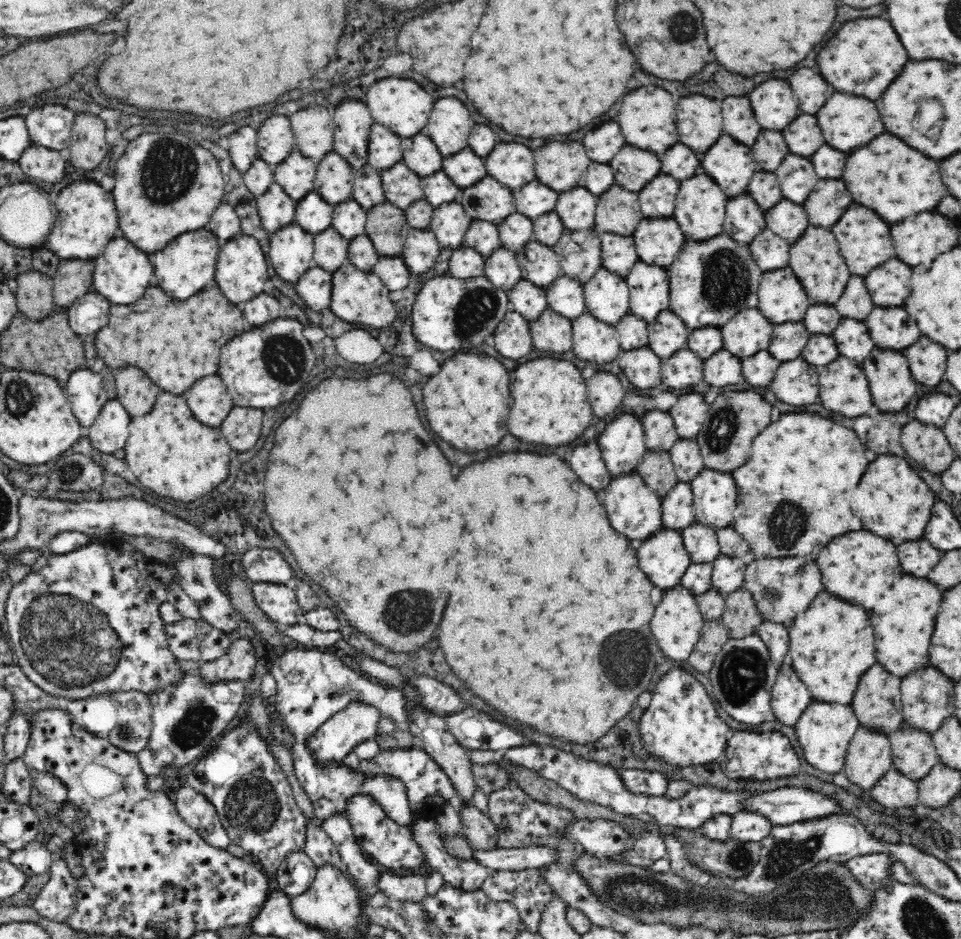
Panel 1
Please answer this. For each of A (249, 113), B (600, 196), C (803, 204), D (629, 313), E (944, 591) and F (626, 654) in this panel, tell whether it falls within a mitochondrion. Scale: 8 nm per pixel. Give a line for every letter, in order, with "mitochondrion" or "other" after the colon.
A: other
B: other
C: other
D: other
E: other
F: mitochondrion

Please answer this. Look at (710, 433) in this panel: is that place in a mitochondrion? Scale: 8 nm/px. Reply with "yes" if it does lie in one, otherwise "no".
yes

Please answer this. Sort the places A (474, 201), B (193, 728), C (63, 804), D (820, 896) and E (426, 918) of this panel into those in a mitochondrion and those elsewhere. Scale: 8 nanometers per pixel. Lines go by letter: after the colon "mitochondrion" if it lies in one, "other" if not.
A: mitochondrion
B: mitochondrion
C: other
D: mitochondrion
E: mitochondrion

